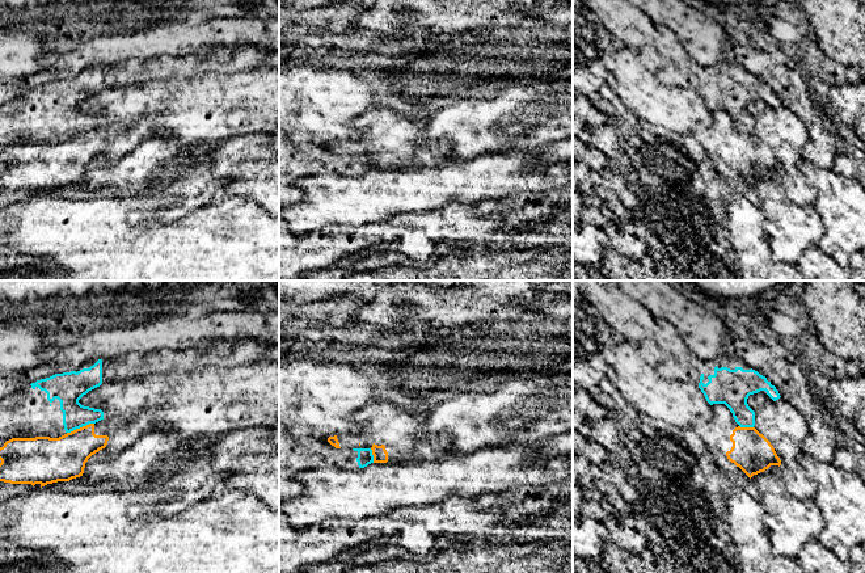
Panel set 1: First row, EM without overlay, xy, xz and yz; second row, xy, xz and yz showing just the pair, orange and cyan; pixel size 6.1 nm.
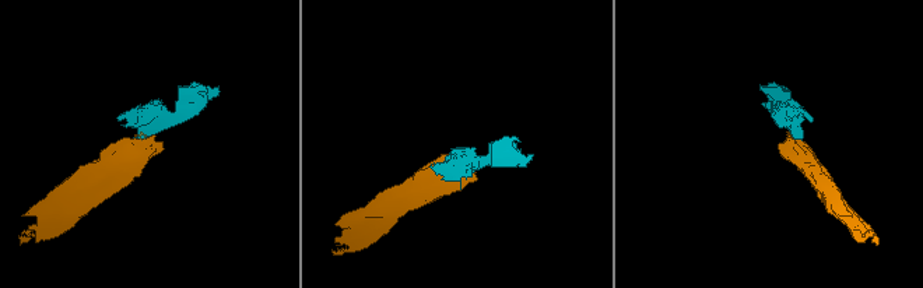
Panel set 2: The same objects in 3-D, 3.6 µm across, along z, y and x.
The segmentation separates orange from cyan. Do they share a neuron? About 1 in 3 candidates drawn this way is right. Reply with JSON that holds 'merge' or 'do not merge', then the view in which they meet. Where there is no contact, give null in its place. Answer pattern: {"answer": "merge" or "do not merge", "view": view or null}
{"answer": "do not merge", "view": "xy"}

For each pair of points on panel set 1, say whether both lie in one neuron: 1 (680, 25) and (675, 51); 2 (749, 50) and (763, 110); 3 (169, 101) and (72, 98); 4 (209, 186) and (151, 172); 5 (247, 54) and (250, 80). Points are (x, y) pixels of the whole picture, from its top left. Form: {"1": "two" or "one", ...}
{"1": "two", "2": "two", "3": "two", "4": "one", "5": "two"}

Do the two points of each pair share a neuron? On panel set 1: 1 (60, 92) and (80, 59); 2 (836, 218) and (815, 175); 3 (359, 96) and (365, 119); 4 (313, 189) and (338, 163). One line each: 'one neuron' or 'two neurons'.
1: two neurons
2: one neuron
3: two neurons
4: two neurons

